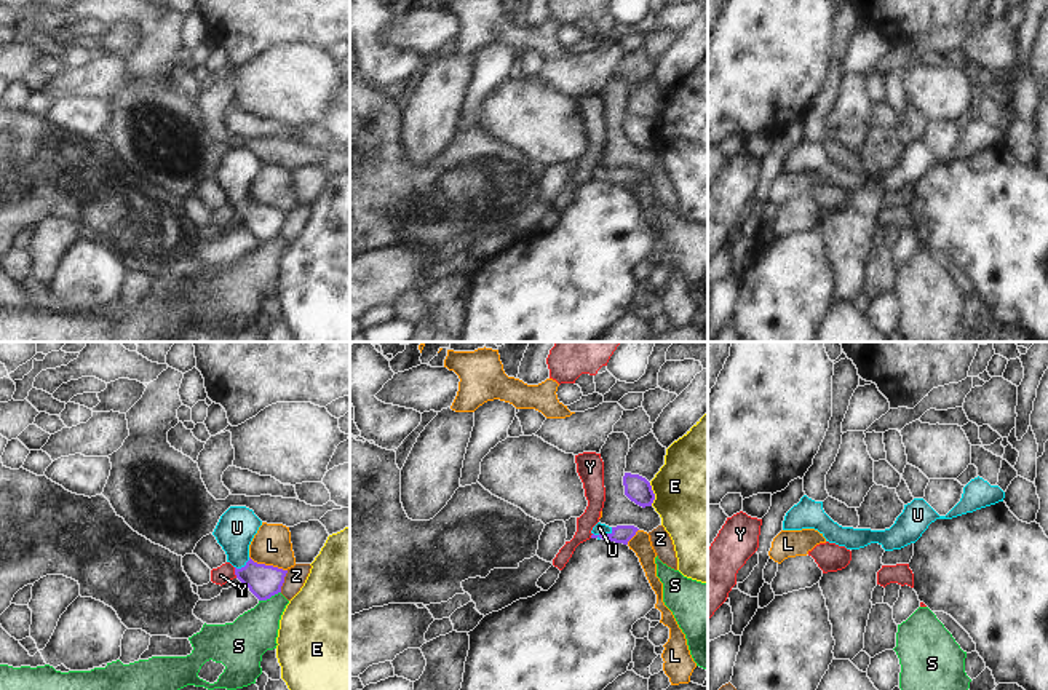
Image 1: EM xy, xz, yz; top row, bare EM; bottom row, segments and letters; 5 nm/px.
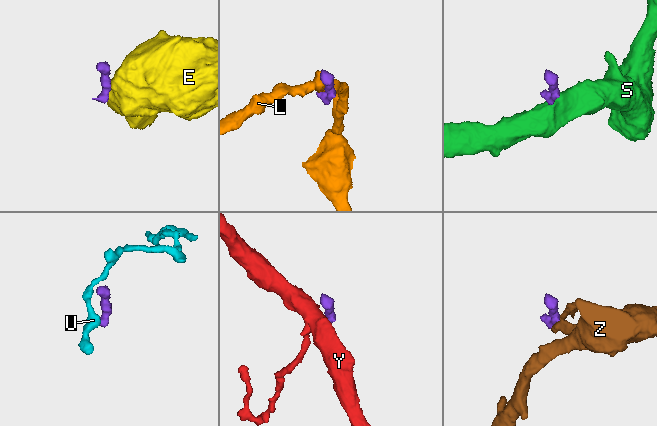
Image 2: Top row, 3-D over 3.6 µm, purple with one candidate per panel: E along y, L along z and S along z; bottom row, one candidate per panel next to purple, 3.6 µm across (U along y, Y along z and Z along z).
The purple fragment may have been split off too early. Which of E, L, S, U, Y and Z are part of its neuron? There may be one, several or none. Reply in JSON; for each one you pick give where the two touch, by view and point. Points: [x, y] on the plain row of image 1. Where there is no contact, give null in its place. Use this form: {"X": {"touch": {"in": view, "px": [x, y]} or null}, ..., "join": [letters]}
{"U": {"touch": {"in": "xz", "px": [603, 176]}}, "join": ["U"]}

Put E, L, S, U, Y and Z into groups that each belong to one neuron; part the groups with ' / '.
E / L / S / U / Y / Z

